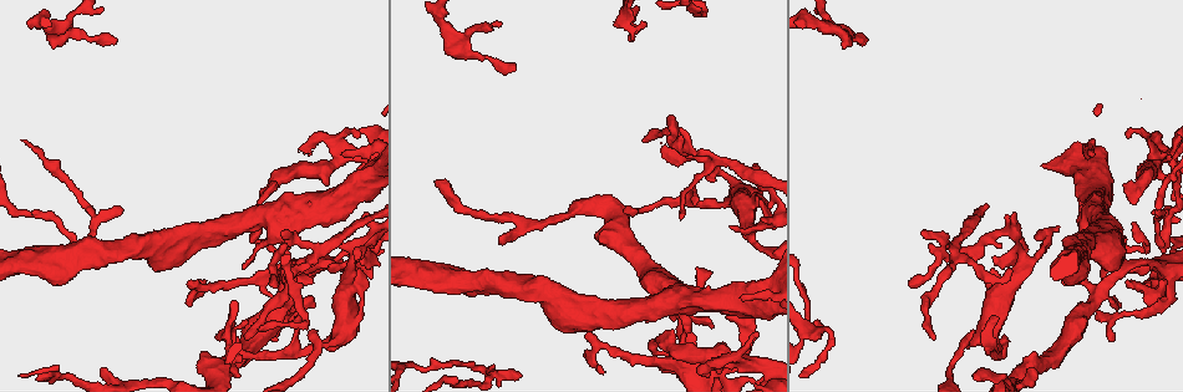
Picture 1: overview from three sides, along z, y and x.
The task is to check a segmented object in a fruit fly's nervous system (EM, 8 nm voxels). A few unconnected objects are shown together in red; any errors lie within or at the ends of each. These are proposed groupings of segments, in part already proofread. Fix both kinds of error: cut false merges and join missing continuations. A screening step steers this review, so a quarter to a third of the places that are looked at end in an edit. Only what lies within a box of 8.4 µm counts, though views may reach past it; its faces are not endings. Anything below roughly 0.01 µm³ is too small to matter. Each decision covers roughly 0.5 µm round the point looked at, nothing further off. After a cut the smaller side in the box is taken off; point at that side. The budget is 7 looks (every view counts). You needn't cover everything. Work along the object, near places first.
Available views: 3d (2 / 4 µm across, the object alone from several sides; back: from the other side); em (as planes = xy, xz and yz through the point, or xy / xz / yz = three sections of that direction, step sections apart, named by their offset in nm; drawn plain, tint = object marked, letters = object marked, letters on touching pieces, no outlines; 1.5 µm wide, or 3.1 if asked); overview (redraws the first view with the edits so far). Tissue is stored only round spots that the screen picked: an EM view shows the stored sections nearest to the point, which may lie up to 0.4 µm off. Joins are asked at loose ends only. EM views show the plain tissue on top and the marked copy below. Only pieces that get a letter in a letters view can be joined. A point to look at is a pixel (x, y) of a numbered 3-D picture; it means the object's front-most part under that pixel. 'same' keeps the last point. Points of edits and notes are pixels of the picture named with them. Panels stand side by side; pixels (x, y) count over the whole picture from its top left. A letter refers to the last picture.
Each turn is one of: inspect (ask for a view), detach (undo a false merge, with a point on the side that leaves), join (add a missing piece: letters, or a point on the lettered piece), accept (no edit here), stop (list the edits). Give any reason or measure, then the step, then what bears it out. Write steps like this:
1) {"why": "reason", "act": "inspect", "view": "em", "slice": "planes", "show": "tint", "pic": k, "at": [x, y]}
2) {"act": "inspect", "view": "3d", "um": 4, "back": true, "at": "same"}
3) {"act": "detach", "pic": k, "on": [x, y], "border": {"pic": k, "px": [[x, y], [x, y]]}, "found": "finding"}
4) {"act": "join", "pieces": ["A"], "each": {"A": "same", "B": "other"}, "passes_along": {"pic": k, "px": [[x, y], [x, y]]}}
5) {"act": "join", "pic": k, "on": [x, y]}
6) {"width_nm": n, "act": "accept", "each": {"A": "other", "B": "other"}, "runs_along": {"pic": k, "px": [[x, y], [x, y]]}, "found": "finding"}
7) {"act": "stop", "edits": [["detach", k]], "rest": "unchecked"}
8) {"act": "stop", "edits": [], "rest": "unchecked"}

{"why": "tapers out", "act": "inspect", "view": "em", "slice": "yz", "step": 8, "show": "letters", "pic": 1, "at": [363, 259]}

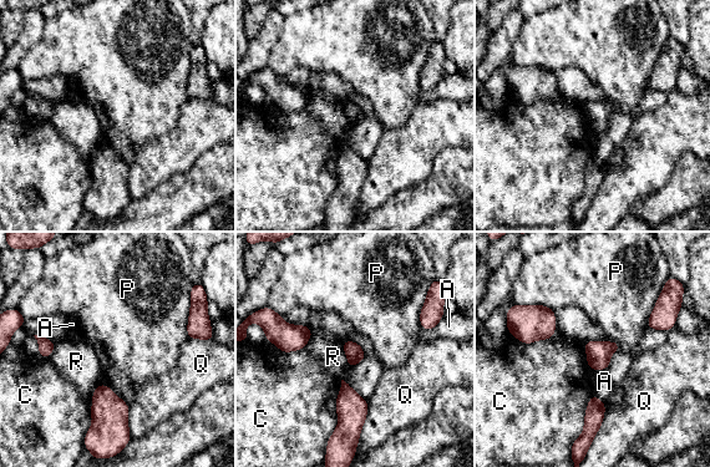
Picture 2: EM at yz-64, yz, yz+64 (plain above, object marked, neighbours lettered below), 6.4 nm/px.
{"longest_contact_nm": ["C", 360], "act": "accept", "each": {"A": "other", "C": "other", "P": "other", "Q": "other", "R": "other"}, "border": {"pic": 2, "px": [[341, 380], [331, 435]]}, "found": "no lettered piece goes on from it"}

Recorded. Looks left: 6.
{"why": "sharp bend", "act": "inspect", "view": "em", "slice": "planes", "show": "letters", "pic": 1, "at": [947, 271]}

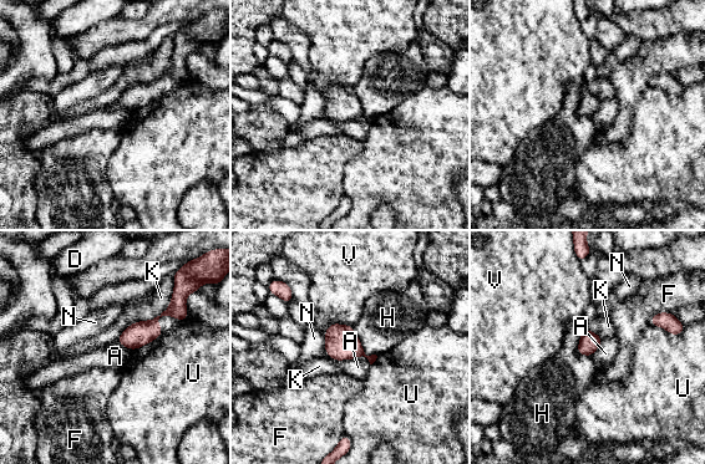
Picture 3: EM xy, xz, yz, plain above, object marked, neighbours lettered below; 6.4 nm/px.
{"width_nm": 20, "act": "accept", "each": {"A": "other", "D": "other", "F": "other", "H": "other", "K": "other", "N": "other", "U": "other", "V": "other"}, "border": {"pic": 3, "px": [[330, 322], [353, 327]]}, "found": "all the same neuron"}

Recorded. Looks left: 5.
{"why": "three-way junction", "act": "inspect", "view": "3d", "um": 2, "pic": 1, "at": [290, 297]}

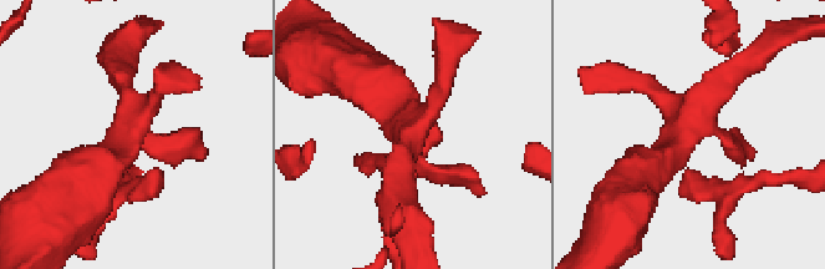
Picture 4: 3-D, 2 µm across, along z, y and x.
{"why": "shape alone is not enough", "act": "inspect", "view": "em", "slice": "planes", "show": "tint", "pic": 4, "at": [683, 126]}

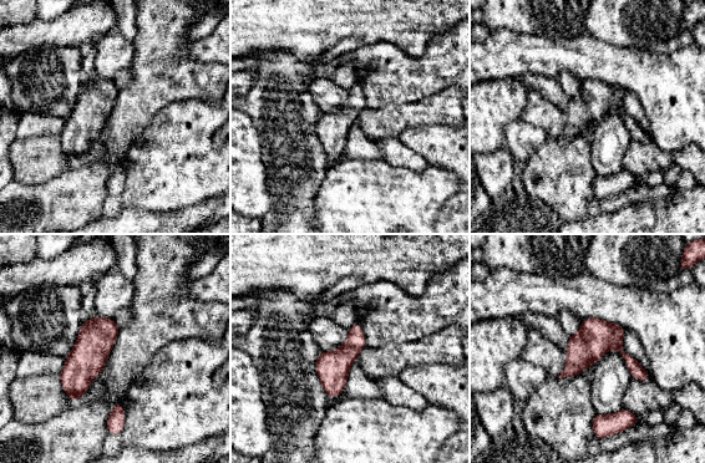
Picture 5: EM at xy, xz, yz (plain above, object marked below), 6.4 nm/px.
{"why": "see the neighbours", "act": "inspect", "view": "em", "slice": "planes", "show": "letters", "at": "same"}

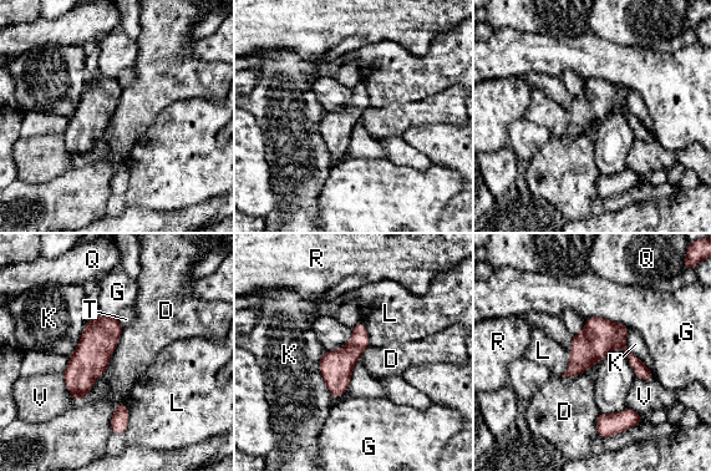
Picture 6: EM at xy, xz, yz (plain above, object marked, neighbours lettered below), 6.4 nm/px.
{"act": "accept", "each": {"D": "other", "G": "other", "K": "other", "L": "other", "Q": "other", "R": "other", "T": "other", "V": "other"}, "border": {"pic": 6, "px": [[359, 358], [348, 389], [330, 395]]}, "found": "all the same neuron"}

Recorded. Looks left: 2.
{"act": "stop", "edits": [], "rest": "unchecked"}

